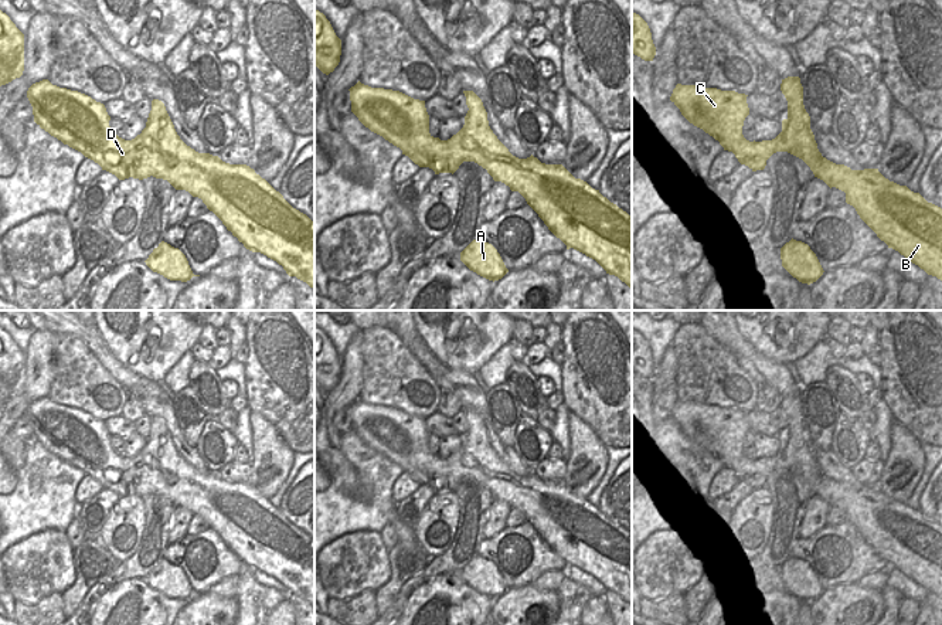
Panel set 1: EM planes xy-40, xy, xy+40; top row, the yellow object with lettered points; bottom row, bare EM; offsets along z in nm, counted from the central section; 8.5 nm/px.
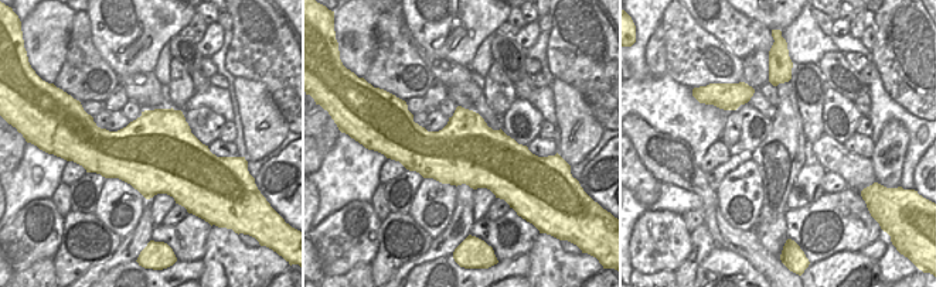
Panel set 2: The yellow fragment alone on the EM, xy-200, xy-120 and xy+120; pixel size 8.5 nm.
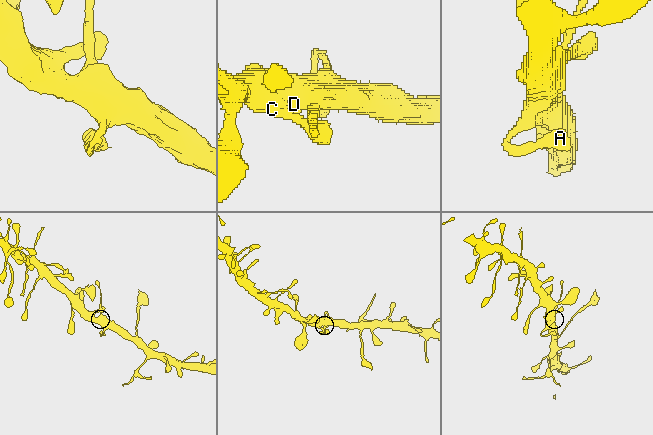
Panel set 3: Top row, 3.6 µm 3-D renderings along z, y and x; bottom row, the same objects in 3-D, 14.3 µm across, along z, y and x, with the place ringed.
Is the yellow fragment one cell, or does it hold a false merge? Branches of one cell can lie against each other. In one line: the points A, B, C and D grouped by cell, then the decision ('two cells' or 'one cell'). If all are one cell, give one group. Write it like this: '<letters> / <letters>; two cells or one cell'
A B C D; one cell

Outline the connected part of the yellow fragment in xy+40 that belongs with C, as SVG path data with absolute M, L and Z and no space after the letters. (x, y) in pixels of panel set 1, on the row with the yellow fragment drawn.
M800 78L782 79L781 91L788 101L788 118L782 120L782 132L775 139L762 142L749 142L742 135L744 120L749 115L748 95L745 94L677 84L670 101L690 123L718 140L724 150L732 152L738 162L752 171L764 170L766 160L776 152L788 152L802 159L815 177L823 180L830 188L836 187L846 193L846 203L856 208L860 218L888 248L898 251L928 275L942 281L942 208L928 203L919 193L911 191L907 186L890 181L878 169L851 170L823 157L810 129L810 116L803 105Z

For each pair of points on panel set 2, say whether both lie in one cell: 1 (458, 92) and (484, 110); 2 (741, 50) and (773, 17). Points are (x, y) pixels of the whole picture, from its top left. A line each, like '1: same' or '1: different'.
1: same
2: different

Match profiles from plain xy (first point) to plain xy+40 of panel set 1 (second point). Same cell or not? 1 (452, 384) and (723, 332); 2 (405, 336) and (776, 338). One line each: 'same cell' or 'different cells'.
1: same cell
2: different cells

